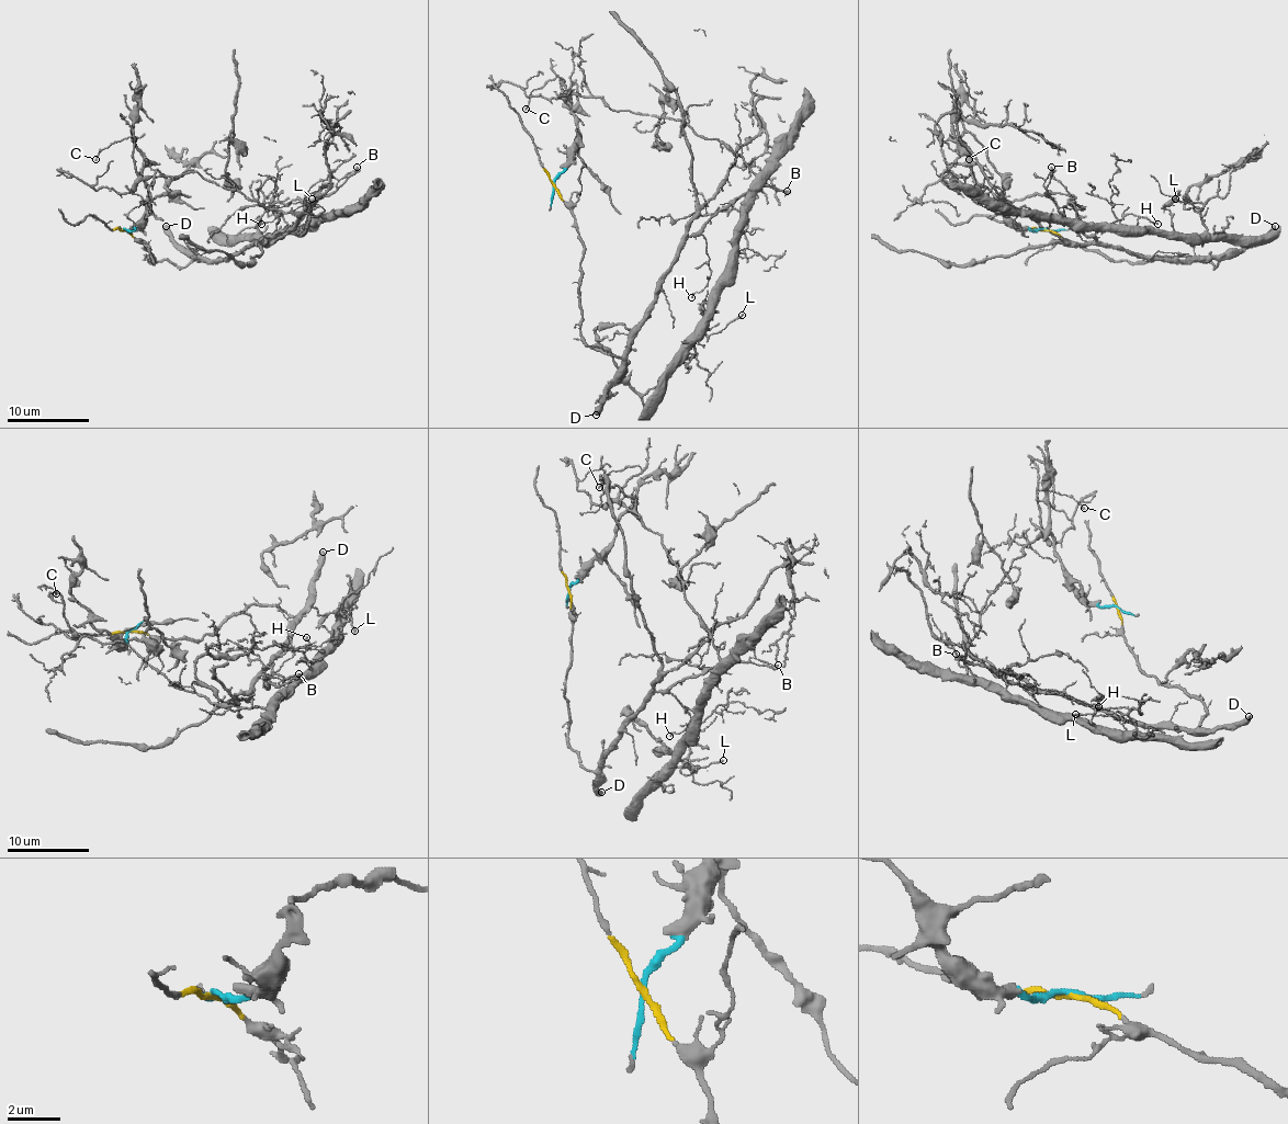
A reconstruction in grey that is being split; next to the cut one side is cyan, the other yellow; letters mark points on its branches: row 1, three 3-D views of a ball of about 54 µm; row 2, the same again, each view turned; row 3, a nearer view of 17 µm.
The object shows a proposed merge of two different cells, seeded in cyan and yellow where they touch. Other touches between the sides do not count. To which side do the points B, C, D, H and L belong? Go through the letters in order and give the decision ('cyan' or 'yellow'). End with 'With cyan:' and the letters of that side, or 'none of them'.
B: yellow
C: cyan
D: yellow
H: yellow
L: cyan
With cyan: C, L

